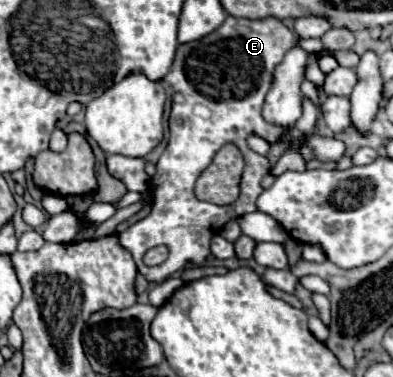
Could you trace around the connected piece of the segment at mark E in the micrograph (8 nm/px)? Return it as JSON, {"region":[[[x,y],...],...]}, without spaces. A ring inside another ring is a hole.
{"region":[[[227,17],[225,23],[203,39],[183,43],[177,47],[173,65],[165,75],[165,81],[173,85],[173,107],[169,117],[169,143],[157,163],[157,173],[151,179],[153,205],[151,213],[127,227],[117,235],[119,245],[133,255],[137,271],[151,283],[161,283],[187,263],[203,265],[209,255],[211,237],[217,235],[227,221],[239,219],[255,211],[257,195],[261,189],[263,175],[269,173],[271,165],[267,157],[257,155],[249,149],[247,139],[259,135],[269,143],[283,137],[281,127],[265,123],[261,107],[265,95],[273,83],[275,67],[283,55],[297,45],[297,37],[279,19],[237,19]],[[225,143],[237,143],[245,155],[245,171],[241,177],[241,193],[233,205],[213,205],[199,201],[193,193],[197,175],[213,161],[215,153]],[[167,245],[169,257],[157,267],[147,267],[143,255],[147,249]]]}

